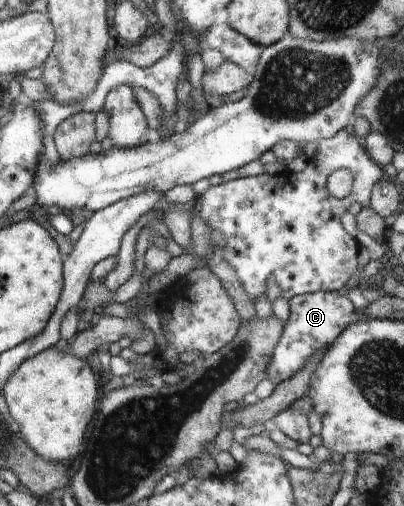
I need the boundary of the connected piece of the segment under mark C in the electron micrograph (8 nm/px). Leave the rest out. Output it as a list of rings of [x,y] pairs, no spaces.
[[[324,291],[301,294],[289,300],[290,314],[283,326],[282,336],[274,347],[267,366],[267,377],[274,386],[292,378],[306,361],[312,359],[317,351],[328,349],[340,336],[348,323],[353,321],[355,305],[348,295],[339,291]]]

